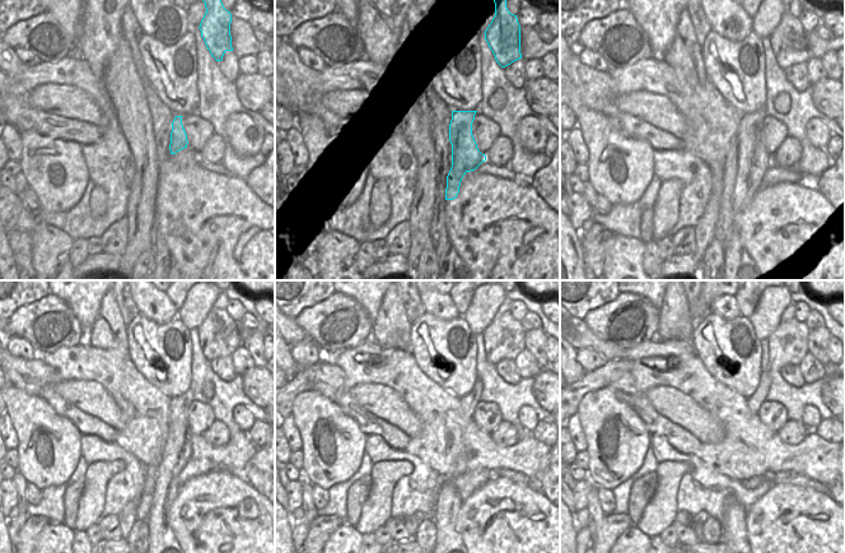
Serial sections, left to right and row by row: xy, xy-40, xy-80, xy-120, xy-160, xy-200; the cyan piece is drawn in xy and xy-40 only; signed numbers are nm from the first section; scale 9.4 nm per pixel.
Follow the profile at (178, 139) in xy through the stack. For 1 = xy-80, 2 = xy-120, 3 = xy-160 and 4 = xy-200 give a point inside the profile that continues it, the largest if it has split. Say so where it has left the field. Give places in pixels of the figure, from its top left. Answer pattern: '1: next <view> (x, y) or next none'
1: next xy-80 (752, 158)
2: next xy-120 (177, 451)
3: next xy-160 (448, 539)
4: next xy-200 (733, 523)

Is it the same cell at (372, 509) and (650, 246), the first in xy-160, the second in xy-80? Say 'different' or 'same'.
different

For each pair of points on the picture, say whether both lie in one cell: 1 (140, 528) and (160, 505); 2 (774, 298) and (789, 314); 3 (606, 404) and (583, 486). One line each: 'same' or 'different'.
1: different
2: different
3: different

